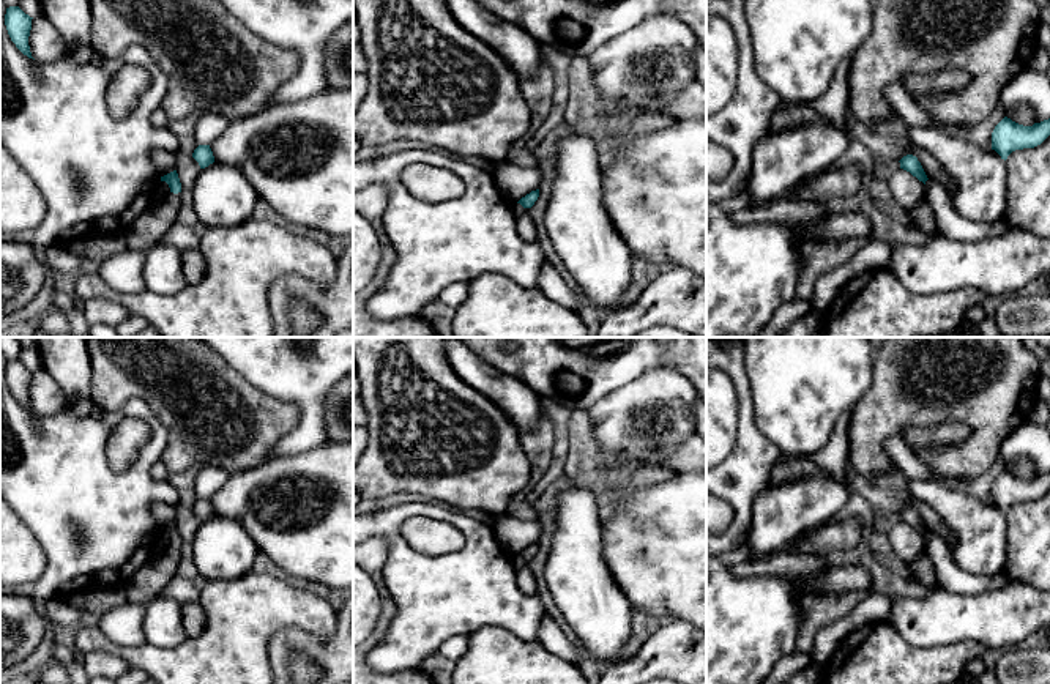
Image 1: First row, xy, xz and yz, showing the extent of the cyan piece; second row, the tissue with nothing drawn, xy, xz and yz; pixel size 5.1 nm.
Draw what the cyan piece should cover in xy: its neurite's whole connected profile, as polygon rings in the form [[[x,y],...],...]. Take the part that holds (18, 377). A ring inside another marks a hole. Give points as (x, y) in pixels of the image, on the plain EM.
[[[19,359],[6,361],[5,378],[6,378],[8,388],[11,394],[16,397],[16,400],[28,411],[33,411],[28,399],[32,372],[33,370],[25,367]]]

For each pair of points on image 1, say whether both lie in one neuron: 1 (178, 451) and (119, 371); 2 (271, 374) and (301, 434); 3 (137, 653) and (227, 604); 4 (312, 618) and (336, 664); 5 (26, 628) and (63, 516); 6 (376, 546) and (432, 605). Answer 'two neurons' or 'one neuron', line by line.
1: one neuron
2: one neuron
3: one neuron
4: two neurons
5: two neurons
6: two neurons

